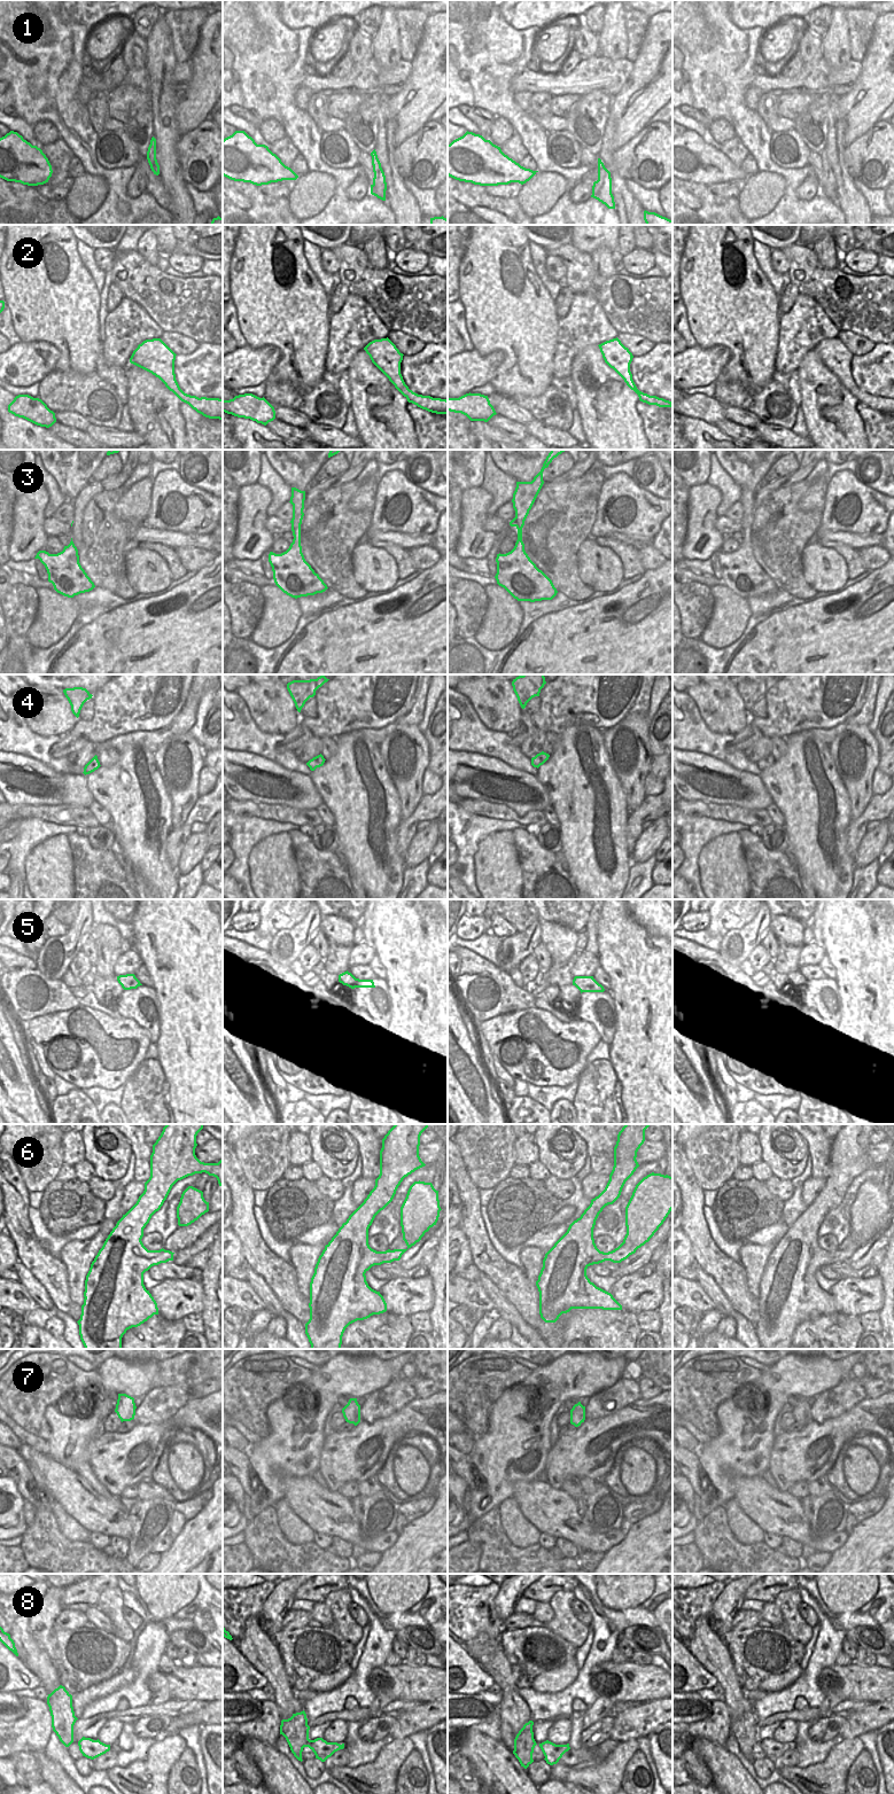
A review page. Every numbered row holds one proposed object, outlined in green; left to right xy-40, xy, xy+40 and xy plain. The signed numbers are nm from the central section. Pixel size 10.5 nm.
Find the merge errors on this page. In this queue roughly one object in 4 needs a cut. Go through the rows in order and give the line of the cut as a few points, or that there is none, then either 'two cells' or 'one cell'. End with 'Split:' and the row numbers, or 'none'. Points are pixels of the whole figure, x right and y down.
1: no cut; one cell
2: no cut; one cell
3: no cut; one cell
4: no cut; one cell
5: no cut; one cell
6: no cut; one cell
7: no cut; one cell
8: cut in xy along (311, 1740), (308, 1746); two cells
Split: 8

